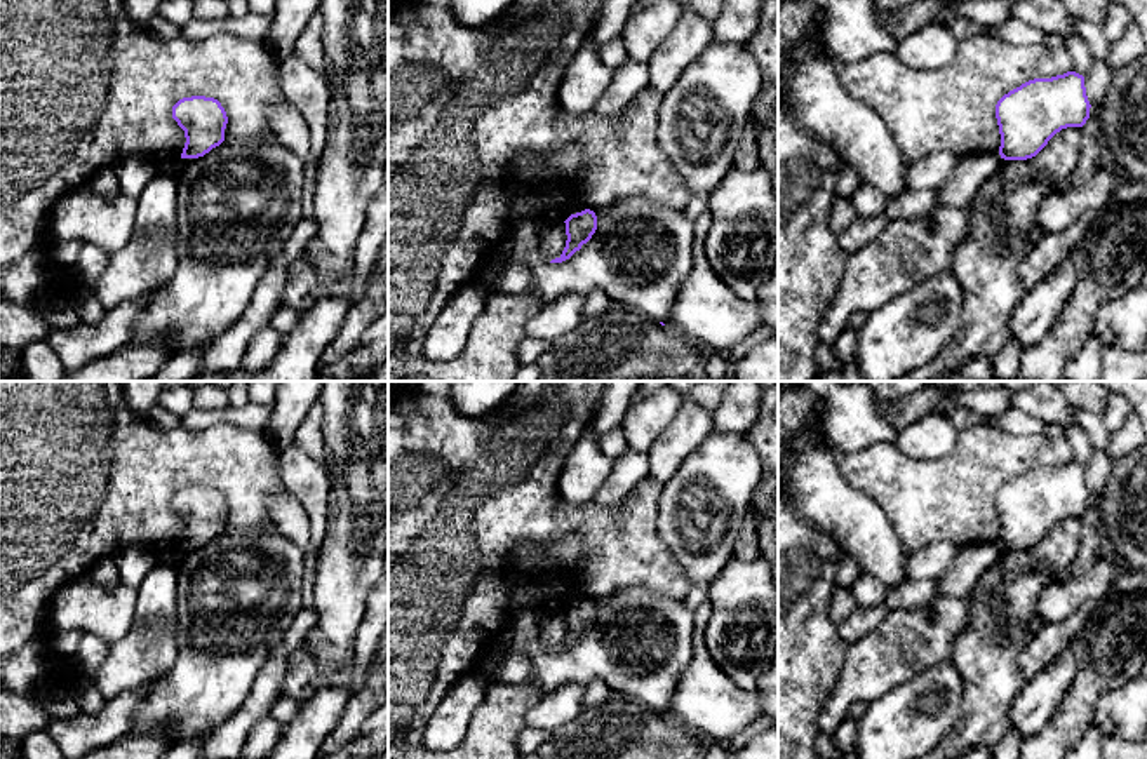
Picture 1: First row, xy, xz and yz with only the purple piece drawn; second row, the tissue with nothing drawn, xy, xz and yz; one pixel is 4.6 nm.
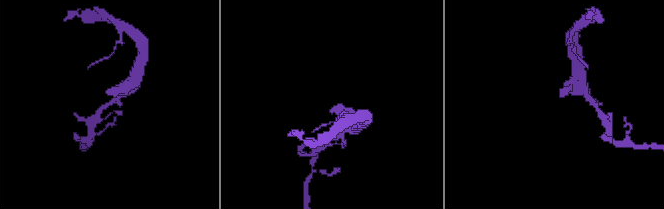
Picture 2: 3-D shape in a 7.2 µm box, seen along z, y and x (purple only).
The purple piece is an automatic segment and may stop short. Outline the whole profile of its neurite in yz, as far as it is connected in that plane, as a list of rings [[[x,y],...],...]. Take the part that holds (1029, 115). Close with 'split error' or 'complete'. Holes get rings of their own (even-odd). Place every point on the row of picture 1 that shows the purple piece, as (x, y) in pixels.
[[[1076,71],[1022,84],[996,104],[1001,158],[1036,157],[1062,129],[1083,127],[1090,108],[1084,77]]] | complete

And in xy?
[[[183,97],[172,106],[172,118],[184,131],[181,158],[198,158],[225,141],[228,117],[214,97]]] | complete

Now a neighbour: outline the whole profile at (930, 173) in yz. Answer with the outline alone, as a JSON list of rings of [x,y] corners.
[[[940,151],[905,165],[905,185],[909,190],[938,190],[956,169],[959,157]]]

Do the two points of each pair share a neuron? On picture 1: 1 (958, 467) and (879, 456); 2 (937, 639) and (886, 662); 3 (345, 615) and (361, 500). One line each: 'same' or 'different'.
1: same
2: same
3: same

